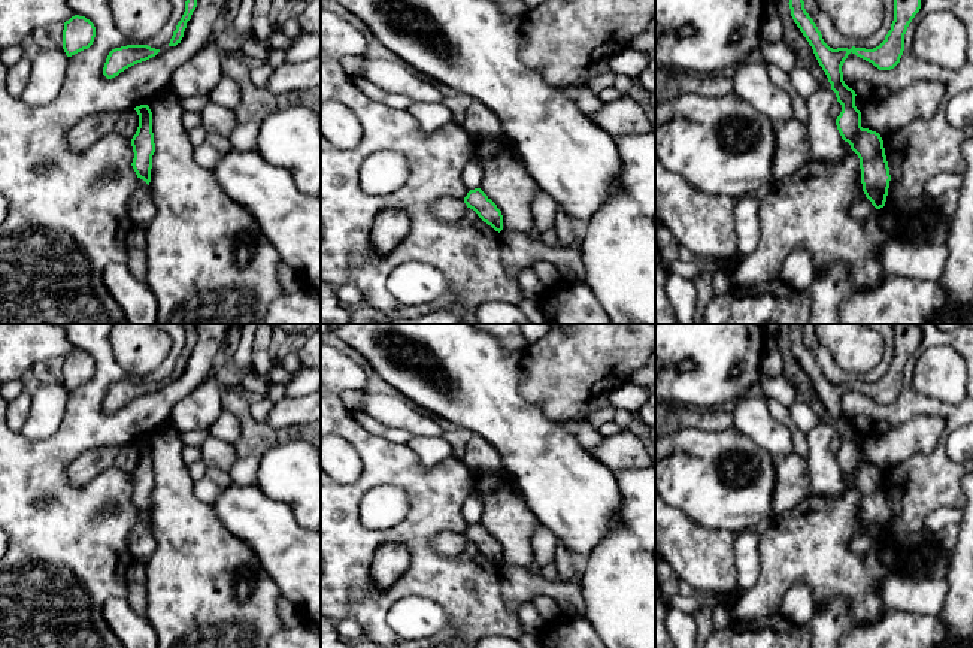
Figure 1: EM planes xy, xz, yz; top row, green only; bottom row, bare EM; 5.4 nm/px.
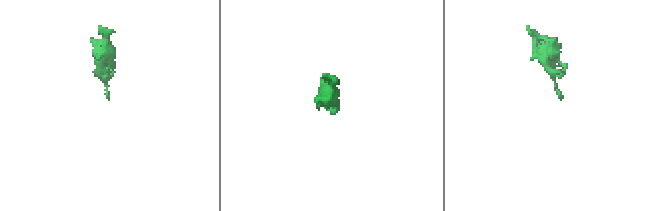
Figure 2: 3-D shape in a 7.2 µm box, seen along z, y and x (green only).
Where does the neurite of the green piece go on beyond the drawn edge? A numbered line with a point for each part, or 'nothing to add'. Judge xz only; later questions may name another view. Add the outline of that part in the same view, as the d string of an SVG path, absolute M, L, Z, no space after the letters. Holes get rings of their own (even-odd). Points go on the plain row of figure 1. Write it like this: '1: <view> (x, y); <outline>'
nothing to add

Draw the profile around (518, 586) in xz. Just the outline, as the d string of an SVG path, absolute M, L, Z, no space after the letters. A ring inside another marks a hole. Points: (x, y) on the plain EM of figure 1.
M572 554L573 575L567 581L551 582L542 575L531 575L527 567L501 564L501 594L510 612L518 612L519 606L534 596L554 599L566 615L585 617L585 600L581 585L584 560Z

